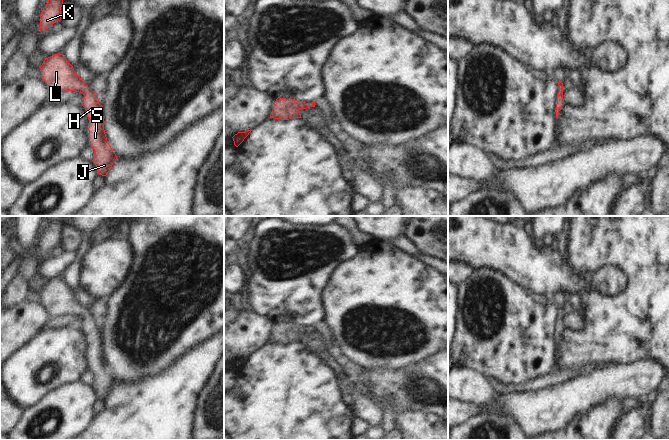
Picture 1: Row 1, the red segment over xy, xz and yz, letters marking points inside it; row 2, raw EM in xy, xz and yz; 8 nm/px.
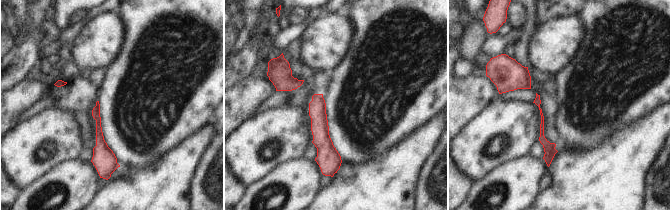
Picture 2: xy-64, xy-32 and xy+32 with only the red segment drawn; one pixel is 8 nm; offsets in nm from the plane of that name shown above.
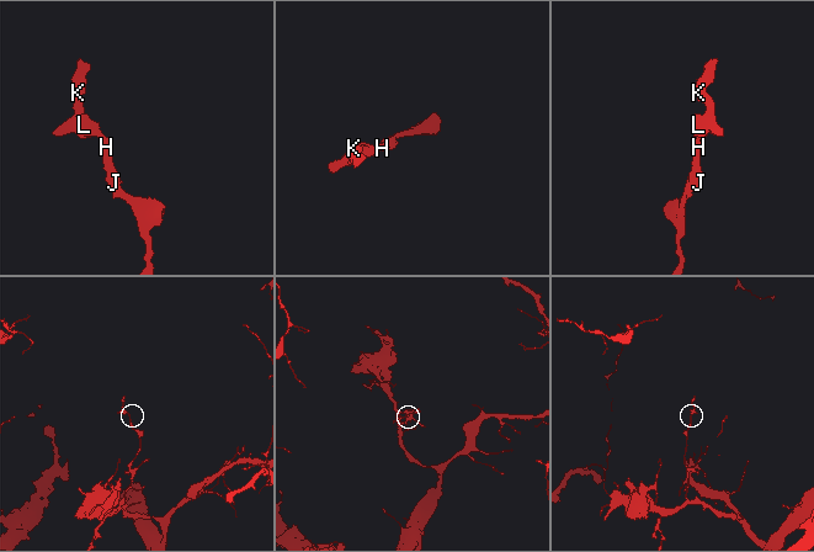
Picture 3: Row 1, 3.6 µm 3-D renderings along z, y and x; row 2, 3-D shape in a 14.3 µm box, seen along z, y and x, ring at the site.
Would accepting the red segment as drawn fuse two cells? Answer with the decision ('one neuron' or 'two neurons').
one neuron

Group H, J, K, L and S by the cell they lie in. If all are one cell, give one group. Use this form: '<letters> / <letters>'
H J K L S

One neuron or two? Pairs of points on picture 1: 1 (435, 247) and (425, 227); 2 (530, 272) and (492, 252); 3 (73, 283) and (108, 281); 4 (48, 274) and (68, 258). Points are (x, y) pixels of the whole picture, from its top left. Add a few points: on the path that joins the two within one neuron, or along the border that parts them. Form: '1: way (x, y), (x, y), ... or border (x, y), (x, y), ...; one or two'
1: way (435, 242), (435, 237), (430, 232); one
2: way (521, 263), (514, 256), (506, 256), (501, 252); one
3: border (82, 260), (79, 276), (81, 290); two
4: way (53, 269), (63, 261); one

